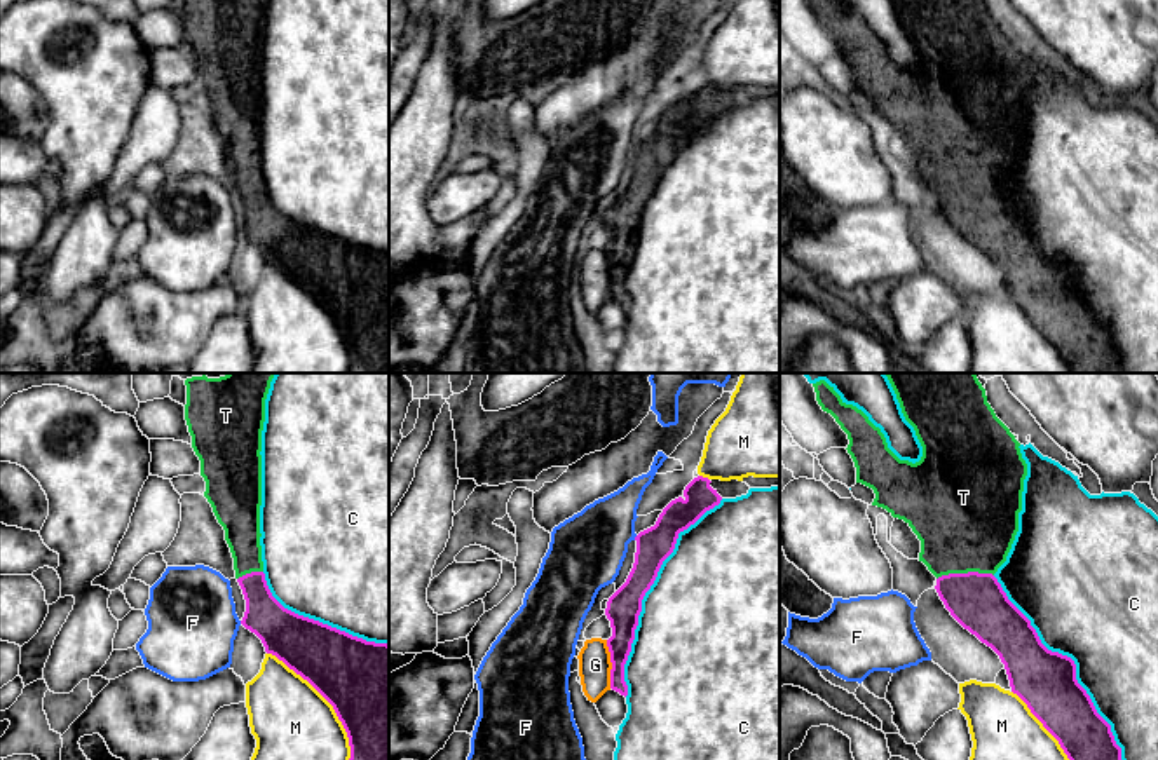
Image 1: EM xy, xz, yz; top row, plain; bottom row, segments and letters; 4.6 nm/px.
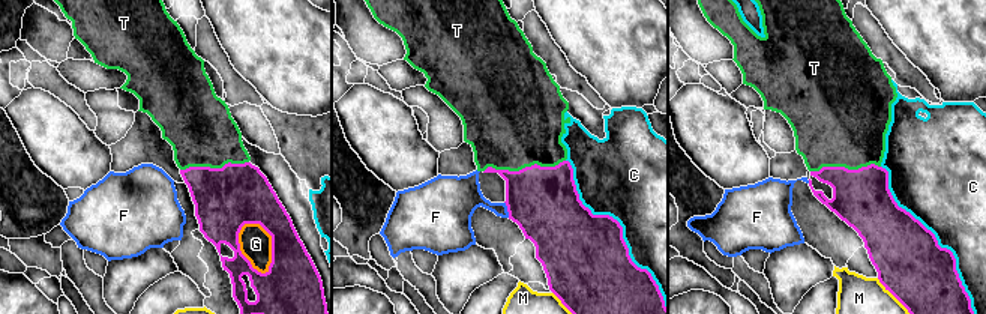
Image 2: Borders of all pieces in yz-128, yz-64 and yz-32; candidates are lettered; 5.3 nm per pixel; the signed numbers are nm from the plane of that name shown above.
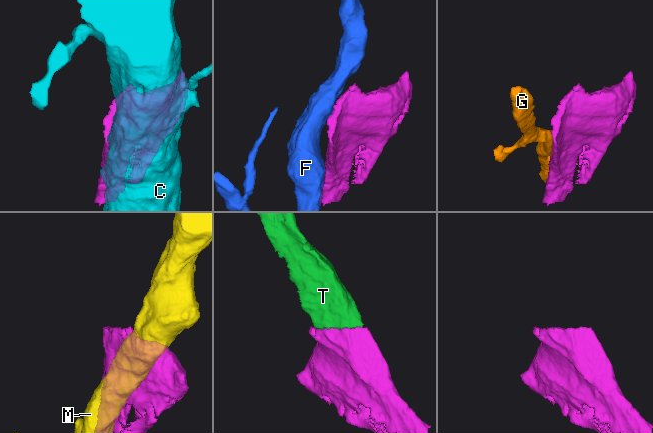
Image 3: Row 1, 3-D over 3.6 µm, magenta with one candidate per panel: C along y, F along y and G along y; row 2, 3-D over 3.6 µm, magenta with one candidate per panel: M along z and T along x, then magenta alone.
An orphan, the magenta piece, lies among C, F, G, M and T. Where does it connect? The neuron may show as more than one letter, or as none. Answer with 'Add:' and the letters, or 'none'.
Add: T

